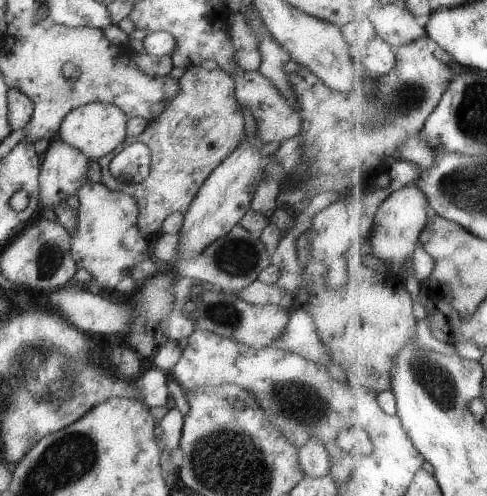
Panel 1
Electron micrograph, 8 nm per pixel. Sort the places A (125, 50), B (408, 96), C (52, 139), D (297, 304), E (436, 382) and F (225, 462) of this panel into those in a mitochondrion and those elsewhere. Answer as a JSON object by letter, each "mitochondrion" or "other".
{"A":"other","B":"mitochondrion","C":"other","D":"other","E":"mitochondrion","F":"mitochondrion"}

